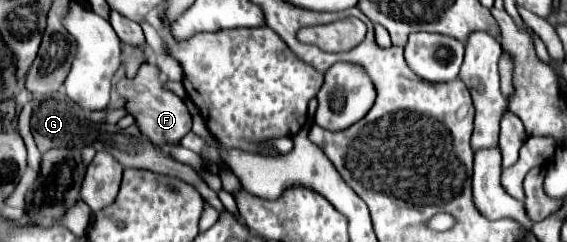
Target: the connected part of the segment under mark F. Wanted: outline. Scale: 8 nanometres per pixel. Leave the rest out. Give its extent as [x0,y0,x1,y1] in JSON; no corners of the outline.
[117,64,191,150]

